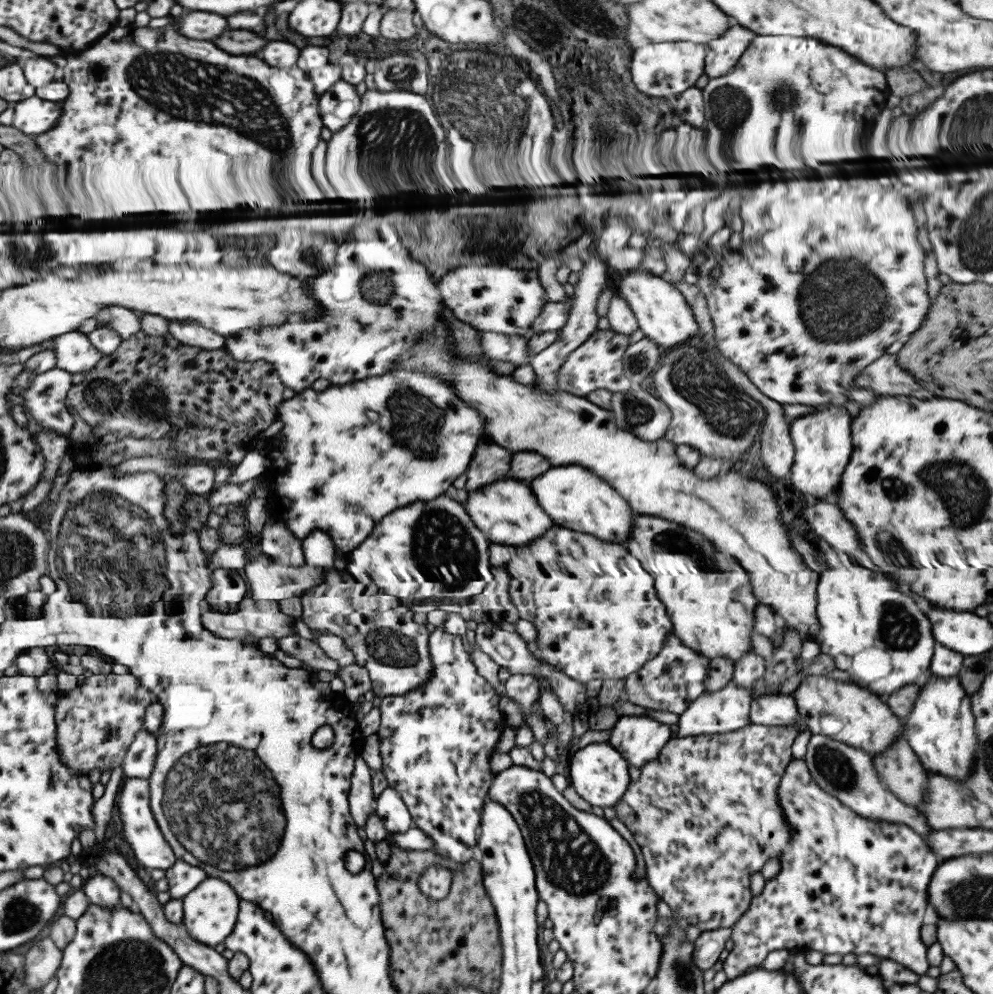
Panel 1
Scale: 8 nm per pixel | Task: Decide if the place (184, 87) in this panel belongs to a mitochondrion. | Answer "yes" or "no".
yes

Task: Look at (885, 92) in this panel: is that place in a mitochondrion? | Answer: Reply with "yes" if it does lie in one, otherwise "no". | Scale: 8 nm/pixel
no

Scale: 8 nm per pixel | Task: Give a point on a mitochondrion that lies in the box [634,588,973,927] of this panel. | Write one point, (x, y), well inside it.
(898, 630)

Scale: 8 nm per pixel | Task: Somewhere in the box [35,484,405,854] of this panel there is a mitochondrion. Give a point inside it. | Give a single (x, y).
(109, 552)

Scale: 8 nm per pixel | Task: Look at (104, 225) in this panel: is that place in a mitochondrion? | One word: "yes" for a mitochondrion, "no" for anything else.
no

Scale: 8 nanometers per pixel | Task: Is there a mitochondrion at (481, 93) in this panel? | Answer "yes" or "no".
yes

